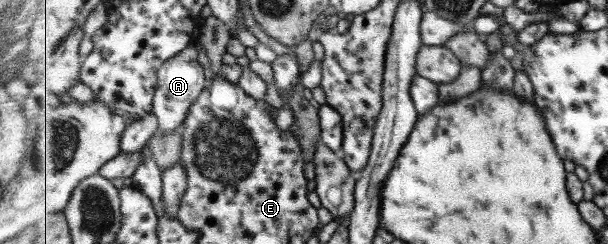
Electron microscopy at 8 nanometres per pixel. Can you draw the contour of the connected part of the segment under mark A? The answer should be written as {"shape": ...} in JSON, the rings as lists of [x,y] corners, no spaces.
{"shape":[[[198,43],[191,46],[177,57],[170,58],[165,61],[158,72],[158,88],[154,96],[154,110],[159,121],[159,130],[163,134],[172,132],[179,128],[186,121],[190,108],[195,104],[199,95],[211,86],[212,79],[206,77],[204,66],[199,64],[199,53],[202,49],[202,44]]]}

